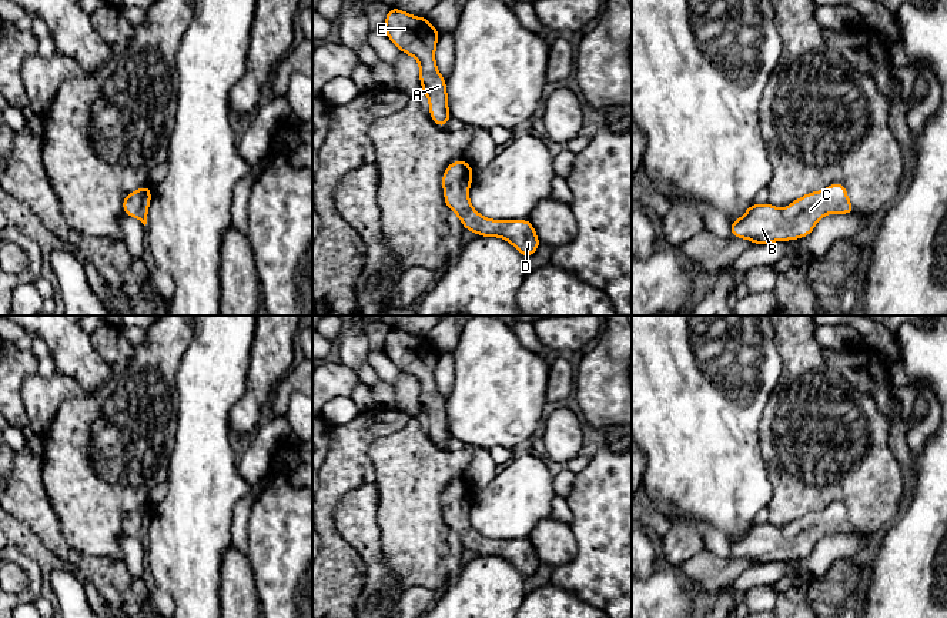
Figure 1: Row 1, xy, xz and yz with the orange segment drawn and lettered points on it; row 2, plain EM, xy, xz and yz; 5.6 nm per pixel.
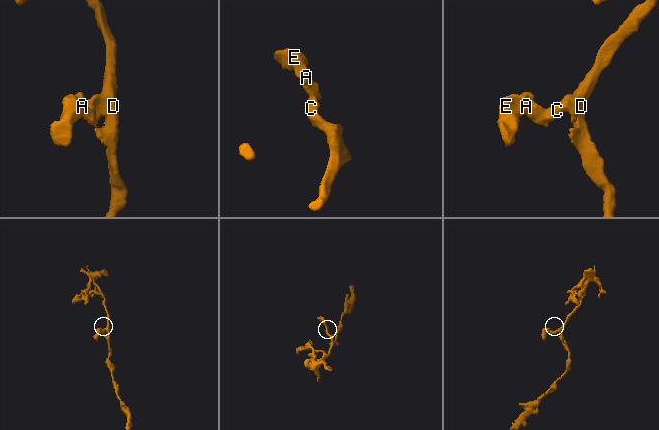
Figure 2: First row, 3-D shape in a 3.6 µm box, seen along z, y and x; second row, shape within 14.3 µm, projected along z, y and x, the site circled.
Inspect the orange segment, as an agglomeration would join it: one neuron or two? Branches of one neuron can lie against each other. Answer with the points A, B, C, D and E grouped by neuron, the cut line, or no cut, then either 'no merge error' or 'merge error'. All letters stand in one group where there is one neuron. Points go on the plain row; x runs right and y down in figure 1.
A B C D E | no cut | no merge error

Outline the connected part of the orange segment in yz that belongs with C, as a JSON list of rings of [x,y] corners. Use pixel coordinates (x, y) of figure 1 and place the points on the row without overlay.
[[[833,502],[821,511],[812,511],[780,530],[769,521],[753,522],[742,538],[730,541],[734,558],[752,559],[753,565],[799,559],[810,555],[824,534],[853,534],[846,505]]]

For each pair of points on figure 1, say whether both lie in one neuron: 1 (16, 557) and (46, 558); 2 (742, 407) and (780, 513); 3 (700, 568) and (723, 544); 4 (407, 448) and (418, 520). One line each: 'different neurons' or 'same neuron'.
1: different neurons
2: different neurons
3: different neurons
4: same neuron

